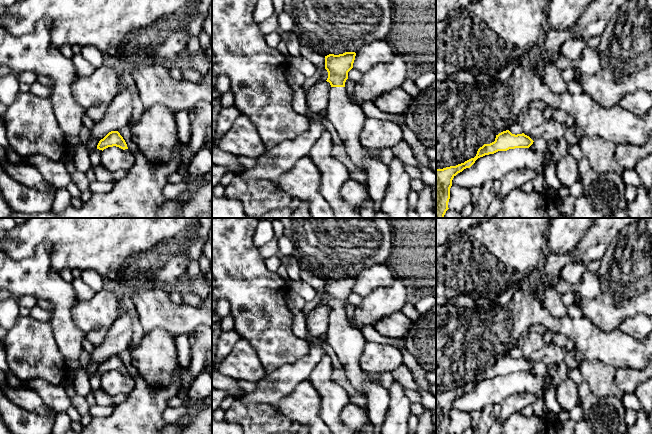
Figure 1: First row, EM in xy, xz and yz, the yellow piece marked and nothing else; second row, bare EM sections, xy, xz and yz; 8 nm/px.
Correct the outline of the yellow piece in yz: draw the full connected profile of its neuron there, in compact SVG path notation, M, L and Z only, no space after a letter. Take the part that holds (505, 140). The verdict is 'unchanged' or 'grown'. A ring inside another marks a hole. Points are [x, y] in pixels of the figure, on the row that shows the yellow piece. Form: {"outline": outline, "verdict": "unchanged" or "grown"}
{"outline": "M550 119L545 120L541 126L535 128L529 136L524 133L515 135L506 130L496 135L494 142L480 147L474 158L456 166L436 169L436 218L444 218L446 211L449 209L448 202L453 178L464 169L470 168L478 158L498 151L529 148L538 138L544 138L547 141L565 139L566 128L566 125Z", "verdict": "grown"}

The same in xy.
{"outline": "M118 131L109 132L97 145L97 149L104 150L108 147L119 147L123 150L128 149L127 144Z", "verdict": "unchanged"}

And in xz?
{"outline": "M355 52L329 54L325 56L325 69L330 83L327 120L335 127L351 162L365 172L365 164L369 159L381 161L380 157L362 146L359 135L367 116L357 103L350 101L345 89L348 72L353 68Z", "verdict": "grown"}

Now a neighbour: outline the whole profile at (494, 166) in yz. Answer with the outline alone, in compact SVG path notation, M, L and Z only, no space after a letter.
M515 148L485 155L478 158L470 168L466 168L454 176L452 186L469 189L472 187L482 187L487 181L500 180L507 173L521 169L544 172L544 154L540 151L532 151L530 148Z

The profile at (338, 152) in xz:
M333 144L331 155L346 166L346 168L348 169L348 173L349 173L349 178L351 178L355 182L366 184L367 176L365 172L359 170L351 162L343 144L340 144L340 145Z

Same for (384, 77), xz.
M396 54L391 62L379 63L355 83L354 92L349 95L350 101L372 101L379 95L386 94L402 86L409 73L411 65L403 54Z

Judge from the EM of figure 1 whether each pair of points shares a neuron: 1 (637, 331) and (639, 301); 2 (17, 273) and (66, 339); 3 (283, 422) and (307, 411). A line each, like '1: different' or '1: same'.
1: different
2: same
3: different

